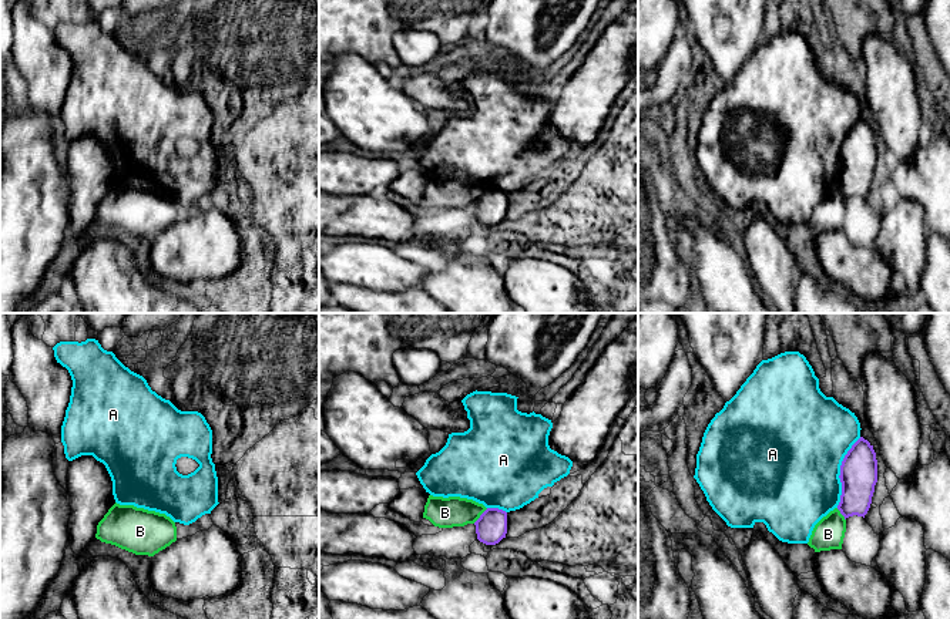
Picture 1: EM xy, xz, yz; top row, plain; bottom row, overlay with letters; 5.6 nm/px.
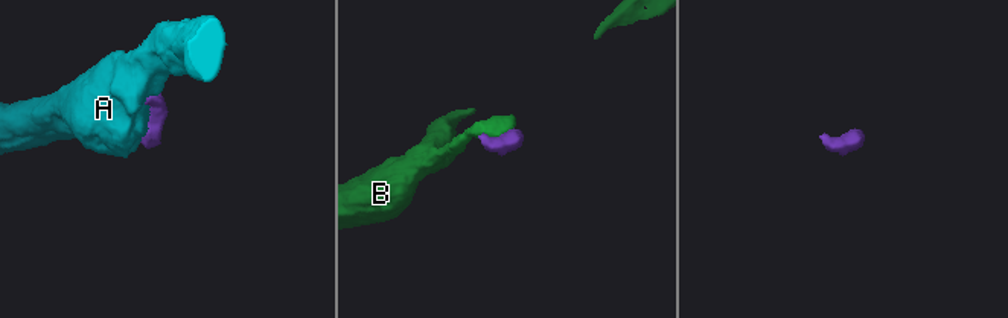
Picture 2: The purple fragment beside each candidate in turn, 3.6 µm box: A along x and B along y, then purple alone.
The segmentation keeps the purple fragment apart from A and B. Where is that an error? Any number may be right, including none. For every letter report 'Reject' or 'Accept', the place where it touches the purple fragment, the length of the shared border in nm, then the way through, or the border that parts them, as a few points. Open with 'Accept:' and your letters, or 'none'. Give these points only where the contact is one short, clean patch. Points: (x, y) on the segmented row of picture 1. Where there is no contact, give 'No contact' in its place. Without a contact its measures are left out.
Accept: none
A: Reject. Touches purple at yz (841, 473). Shared border 420 nm
B: Reject. Touches purple at xz (480, 515). Shared border 120 nm. Boundary: xz (487, 508), (473, 522)

